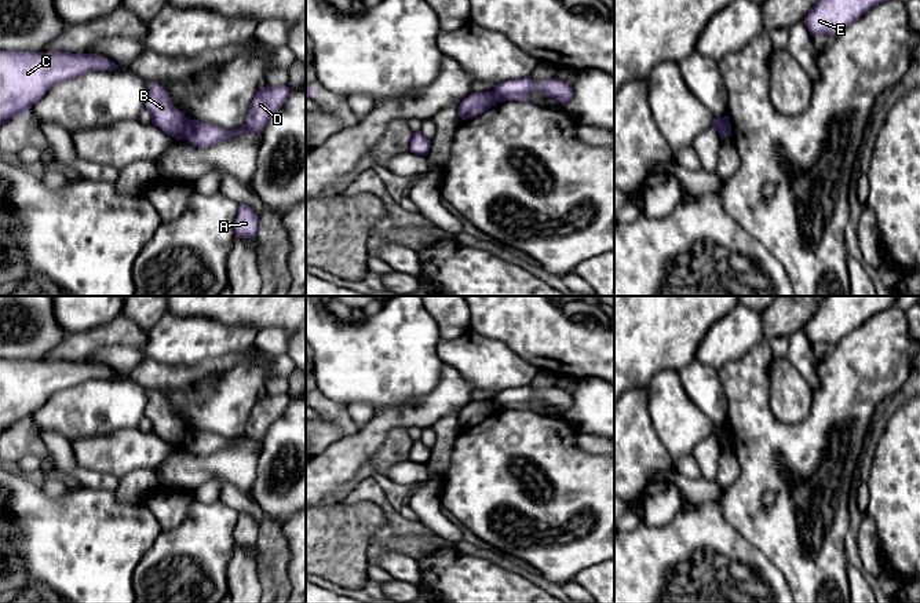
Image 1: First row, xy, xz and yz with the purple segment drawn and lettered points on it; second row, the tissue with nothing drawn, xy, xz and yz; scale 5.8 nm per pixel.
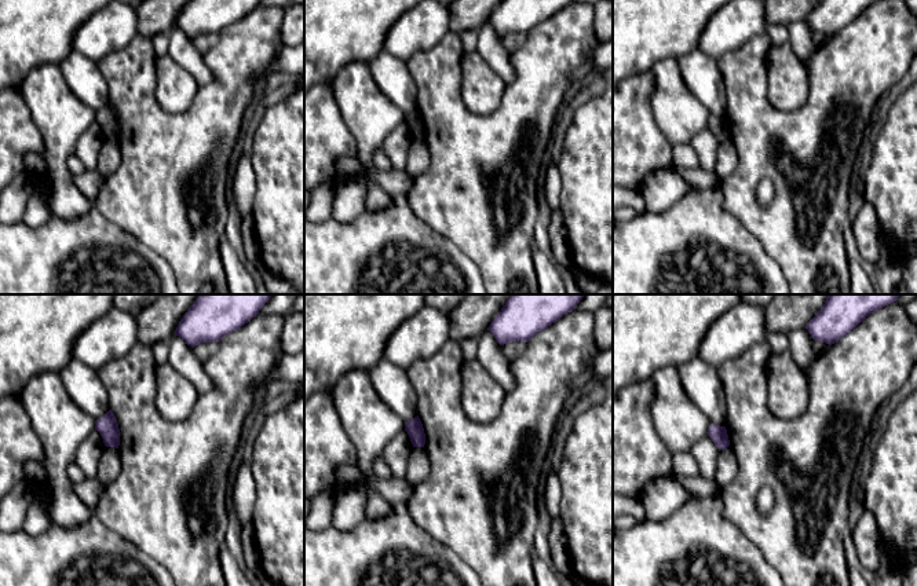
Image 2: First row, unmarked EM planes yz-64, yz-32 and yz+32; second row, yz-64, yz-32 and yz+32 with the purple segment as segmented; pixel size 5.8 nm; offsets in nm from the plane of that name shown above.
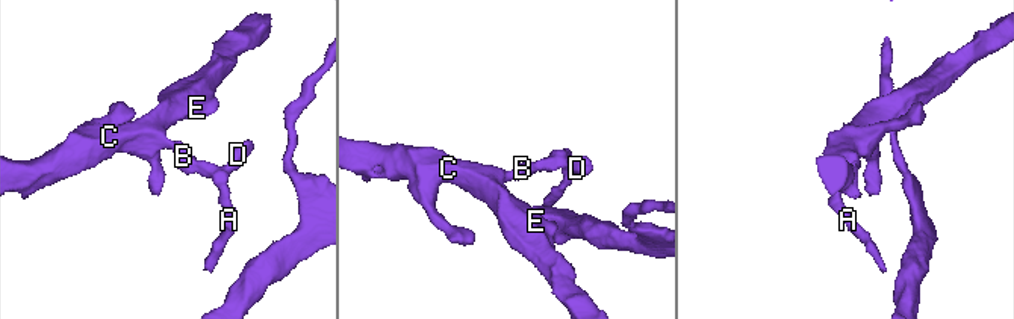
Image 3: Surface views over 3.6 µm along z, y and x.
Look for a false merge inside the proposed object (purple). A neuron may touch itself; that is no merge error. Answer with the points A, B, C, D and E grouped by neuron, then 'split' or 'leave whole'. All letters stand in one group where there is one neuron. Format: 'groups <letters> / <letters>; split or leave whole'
groups A D / B C E; split

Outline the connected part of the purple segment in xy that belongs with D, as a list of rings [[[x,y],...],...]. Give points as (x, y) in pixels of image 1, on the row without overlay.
[[[288,394],[263,395],[253,405],[244,434],[231,439],[189,427],[185,447],[190,449],[194,454],[209,456],[244,441],[260,443],[267,428],[284,413],[289,401],[291,396]]]

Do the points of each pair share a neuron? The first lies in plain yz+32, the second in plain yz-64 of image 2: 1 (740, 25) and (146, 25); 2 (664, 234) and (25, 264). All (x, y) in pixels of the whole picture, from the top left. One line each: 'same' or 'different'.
1: different
2: same

